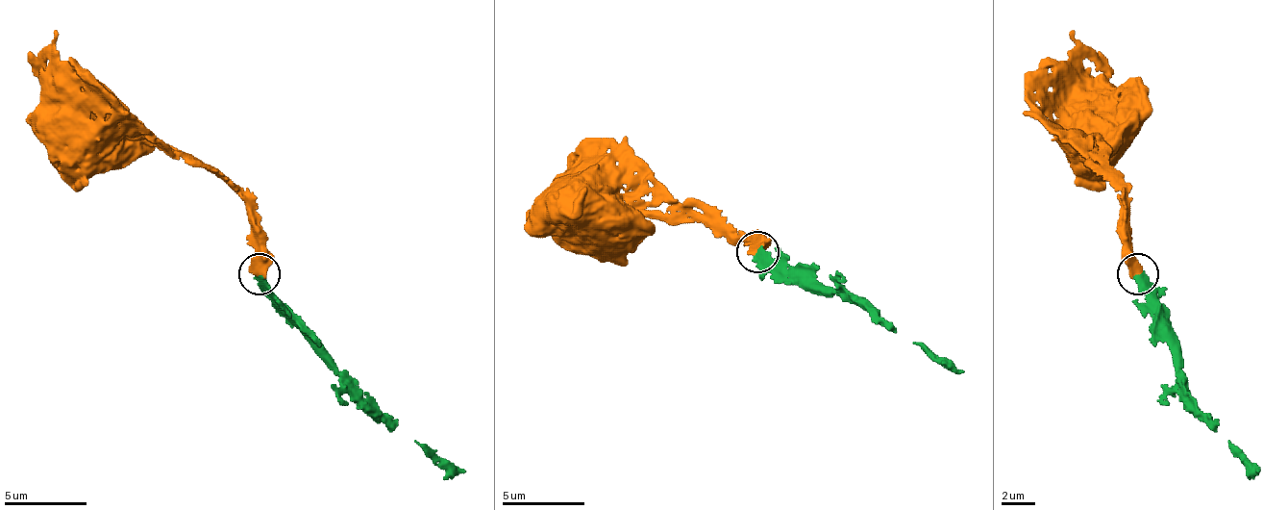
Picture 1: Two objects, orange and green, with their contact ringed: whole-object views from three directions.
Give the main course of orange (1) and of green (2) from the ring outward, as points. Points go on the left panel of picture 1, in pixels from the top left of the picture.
1: (260, 273), (248, 207), (214, 174), (157, 144), (103, 144), (74, 120)
2: (260, 273), (272, 302), (351, 381), (413, 439), (467, 471)

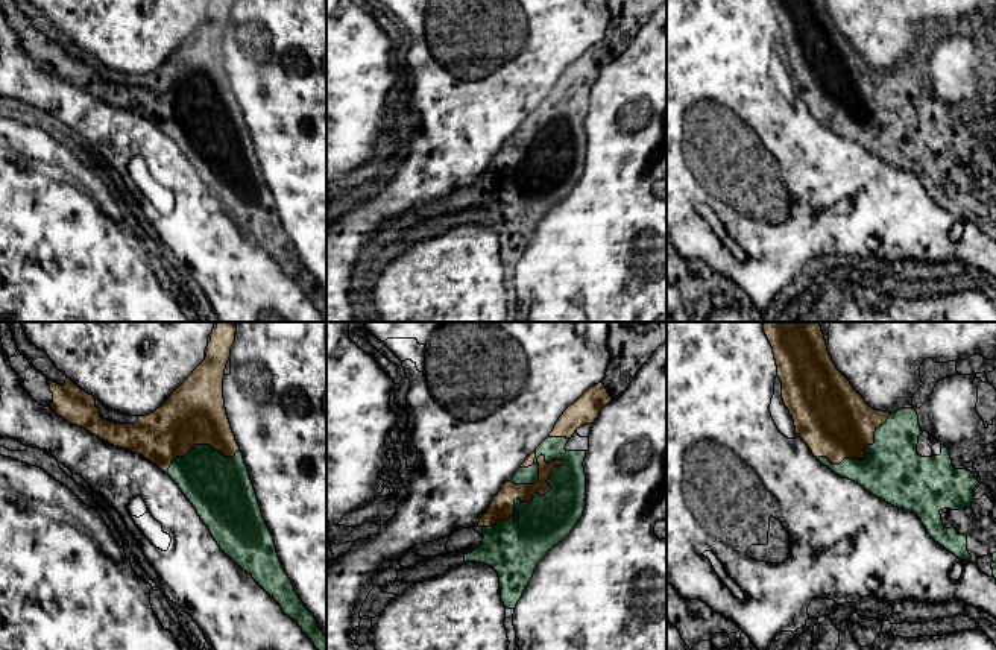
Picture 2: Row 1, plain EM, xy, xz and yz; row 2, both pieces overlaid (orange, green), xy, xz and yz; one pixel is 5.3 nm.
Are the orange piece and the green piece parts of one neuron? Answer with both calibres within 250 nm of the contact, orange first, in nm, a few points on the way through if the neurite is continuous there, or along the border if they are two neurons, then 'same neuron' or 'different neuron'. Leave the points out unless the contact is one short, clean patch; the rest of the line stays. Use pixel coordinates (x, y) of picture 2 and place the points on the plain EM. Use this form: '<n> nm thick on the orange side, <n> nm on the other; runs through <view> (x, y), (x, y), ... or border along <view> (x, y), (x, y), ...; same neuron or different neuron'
130 nm thick on the orange side, 300 nm on the other; same neuron

